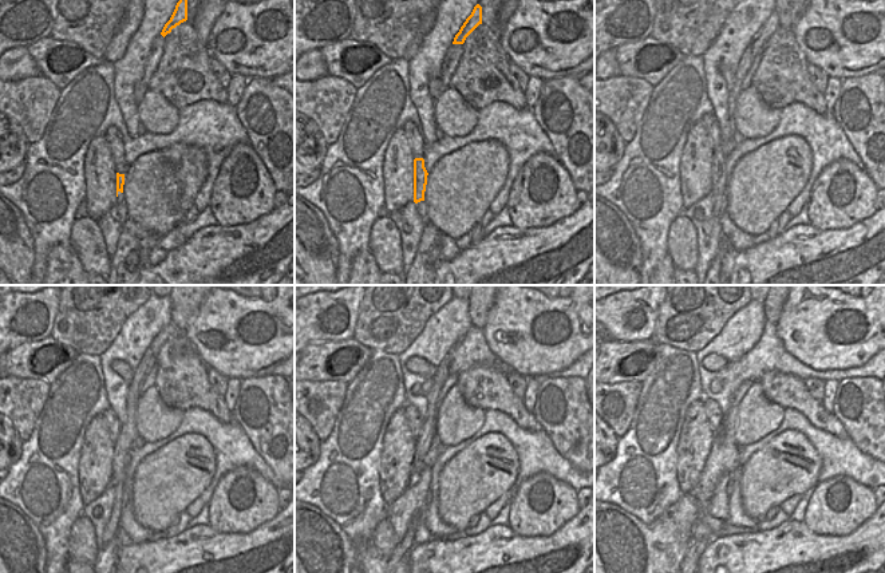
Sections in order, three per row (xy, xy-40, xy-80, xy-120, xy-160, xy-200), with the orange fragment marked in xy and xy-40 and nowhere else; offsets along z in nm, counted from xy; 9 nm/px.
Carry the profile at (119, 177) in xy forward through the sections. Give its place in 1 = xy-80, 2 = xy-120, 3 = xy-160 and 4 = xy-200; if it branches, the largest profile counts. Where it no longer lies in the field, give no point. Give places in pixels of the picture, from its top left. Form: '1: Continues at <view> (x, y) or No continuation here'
1: Continues at xy-80 (719, 178)
2: Continues at xy-120 (127, 435)
3: Continues at xy-160 (426, 451)
4: Continues at xy-200 (725, 453).

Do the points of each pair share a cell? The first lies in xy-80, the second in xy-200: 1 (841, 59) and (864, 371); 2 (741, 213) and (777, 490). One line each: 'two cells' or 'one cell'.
1: two cells
2: one cell

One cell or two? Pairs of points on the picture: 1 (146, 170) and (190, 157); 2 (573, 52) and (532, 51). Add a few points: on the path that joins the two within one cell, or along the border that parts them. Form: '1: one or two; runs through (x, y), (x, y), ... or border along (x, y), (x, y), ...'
1: one; runs through (157, 170), (177, 170), (180, 168)
2: one; runs through (562, 51), (542, 51)

